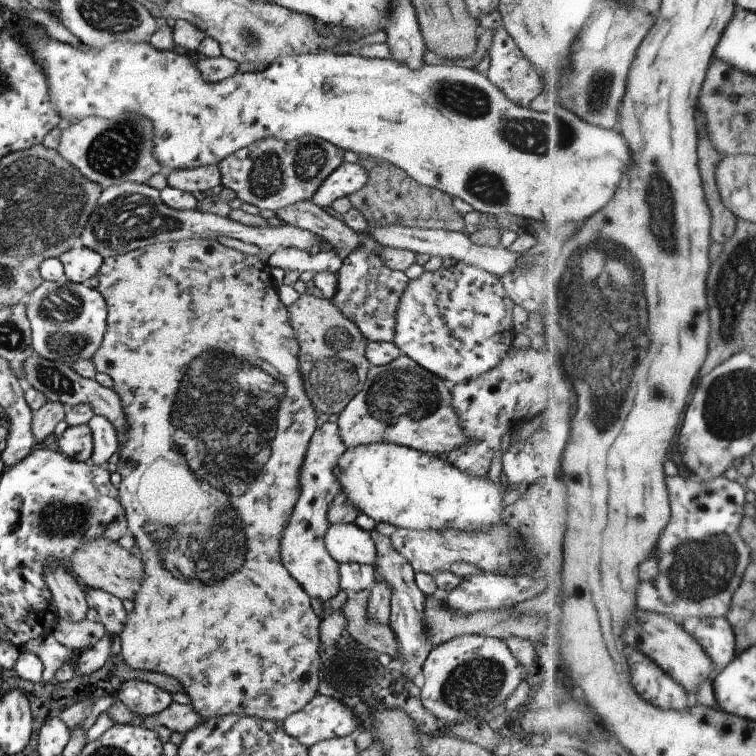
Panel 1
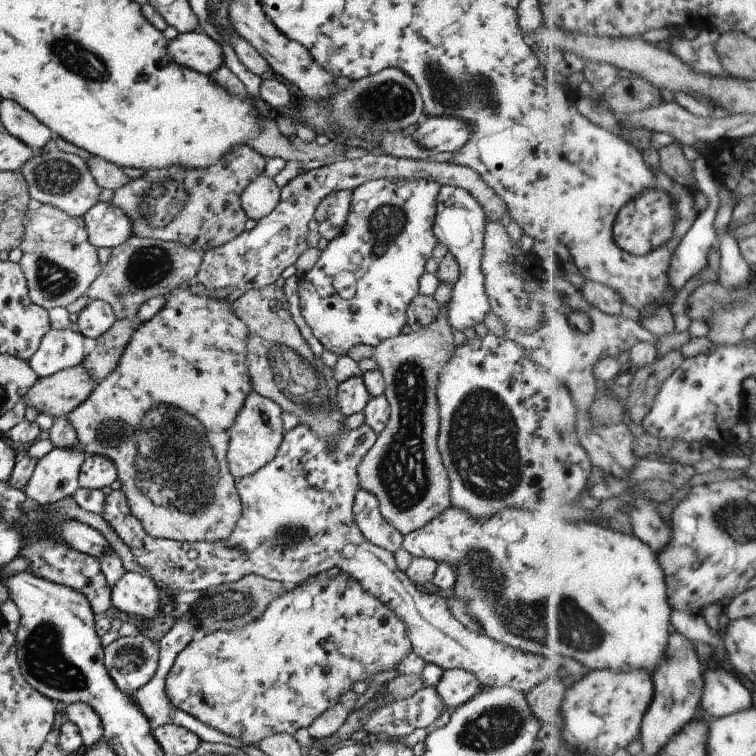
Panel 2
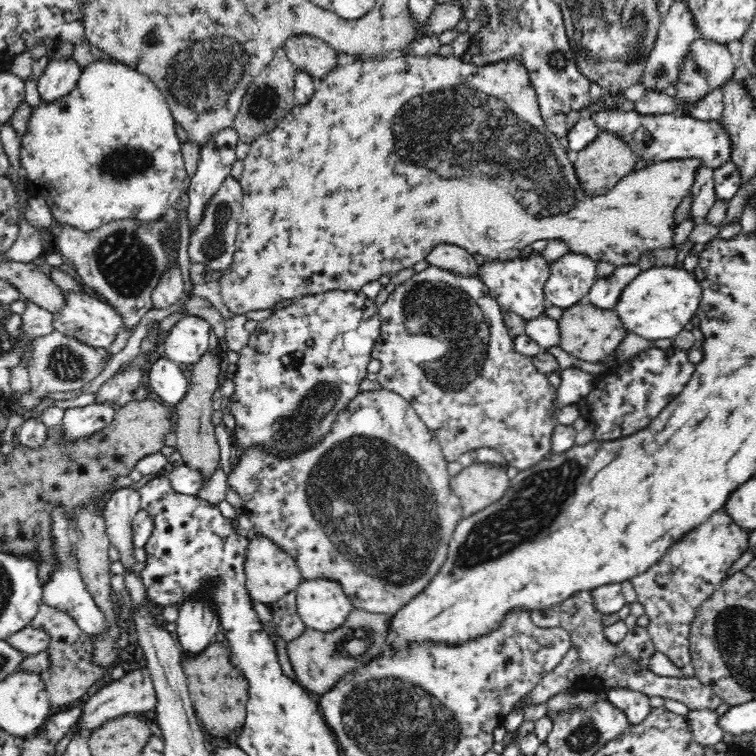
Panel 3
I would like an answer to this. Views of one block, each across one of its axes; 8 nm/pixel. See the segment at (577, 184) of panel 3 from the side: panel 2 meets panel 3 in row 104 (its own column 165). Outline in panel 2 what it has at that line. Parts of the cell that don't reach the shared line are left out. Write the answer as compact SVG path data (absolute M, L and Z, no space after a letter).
M191 282L181 283L171 289L163 296L163 306L149 320L138 322L137 328L124 346L124 351L121 353L113 372L97 382L87 398L65 417L74 428L79 448L83 449L85 454L107 457L114 464L117 479L120 480L119 491L125 495L128 509L139 520L145 533L156 539L173 539L188 543L195 541L212 543L224 541L231 534L240 515L240 498L236 491L235 479L228 471L226 450L228 429L244 405L246 396L253 391L246 365L248 330L245 323L235 316L231 303L225 301L225 298L216 300L205 294L192 294L189 291L190 284Z

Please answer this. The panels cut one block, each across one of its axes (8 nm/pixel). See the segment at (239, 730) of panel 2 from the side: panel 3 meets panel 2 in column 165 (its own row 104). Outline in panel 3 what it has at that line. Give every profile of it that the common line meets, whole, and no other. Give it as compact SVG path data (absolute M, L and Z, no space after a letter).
M704 37L690 43L679 68L681 68L679 75L675 78L675 83L672 83L672 89L670 90L677 106L680 107L679 111L675 111L678 116L687 116L689 114L688 106L694 106L700 100L704 100L706 94L710 94L712 89L720 87L734 73L734 64L726 45L709 41Z

